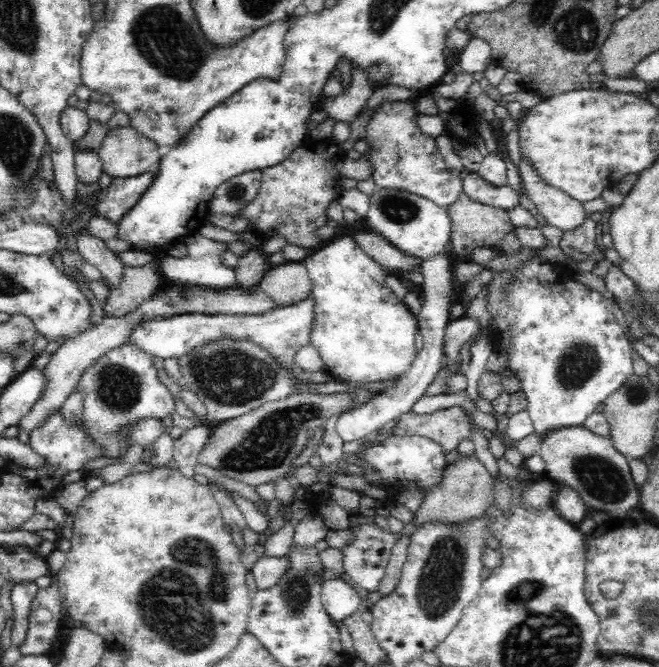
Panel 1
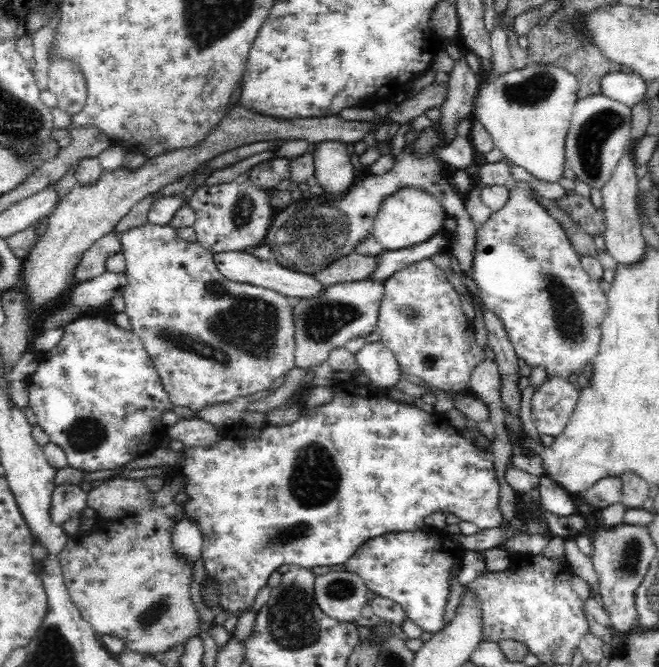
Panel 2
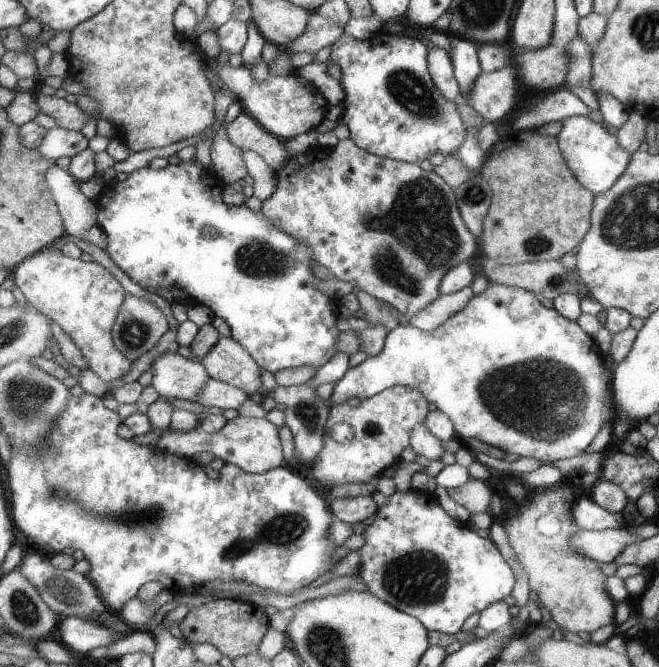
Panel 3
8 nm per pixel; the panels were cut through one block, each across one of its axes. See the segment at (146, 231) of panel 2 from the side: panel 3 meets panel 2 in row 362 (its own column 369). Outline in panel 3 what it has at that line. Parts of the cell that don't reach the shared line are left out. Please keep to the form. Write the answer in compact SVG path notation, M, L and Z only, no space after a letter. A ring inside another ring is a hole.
M347 137L338 141L334 147L313 146L305 153L291 157L275 173L277 184L275 191L262 201L260 210L263 214L282 231L291 235L296 241L305 243L312 250L312 260L319 266L324 266L333 278L338 281L354 282L354 290L366 292L369 296L375 297L382 302L387 302L392 308L397 309L405 317L411 318L413 315L433 303L441 294L439 286L447 271L459 263L468 261L473 252L475 252L475 236L466 227L461 213L458 211L457 201L455 200L455 190L450 187L437 174L431 171L424 171L415 163L405 163L395 159L384 159L377 155L368 153L356 146L353 141Z

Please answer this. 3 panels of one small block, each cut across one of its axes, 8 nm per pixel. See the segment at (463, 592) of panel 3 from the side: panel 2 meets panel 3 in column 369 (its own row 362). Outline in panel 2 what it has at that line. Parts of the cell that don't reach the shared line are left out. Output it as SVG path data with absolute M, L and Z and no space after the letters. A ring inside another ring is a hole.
M512 181L509 184L508 202L499 211L493 212L490 218L482 225L482 228L478 228L478 236L476 236L478 246L476 246L476 252L471 264L470 277L476 285L480 298L484 301L485 308L488 308L489 312L496 314L501 320L516 358L524 360L528 368L543 368L548 379L556 375L566 379L572 378L572 376L582 378L584 372L586 372L586 366L591 366L592 358L599 352L601 325L604 313L608 308L607 298L604 291L598 287L597 280L592 278L580 264L579 254L572 247L572 242L566 236L562 226L532 196L534 196L534 188L530 183Z

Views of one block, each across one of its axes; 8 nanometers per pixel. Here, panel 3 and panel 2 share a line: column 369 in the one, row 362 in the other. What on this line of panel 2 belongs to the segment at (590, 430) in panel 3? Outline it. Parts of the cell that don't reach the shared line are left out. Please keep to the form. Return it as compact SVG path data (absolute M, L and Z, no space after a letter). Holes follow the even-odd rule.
M382 341L366 342L353 355L373 388L385 391L398 384L401 376L399 363Z

